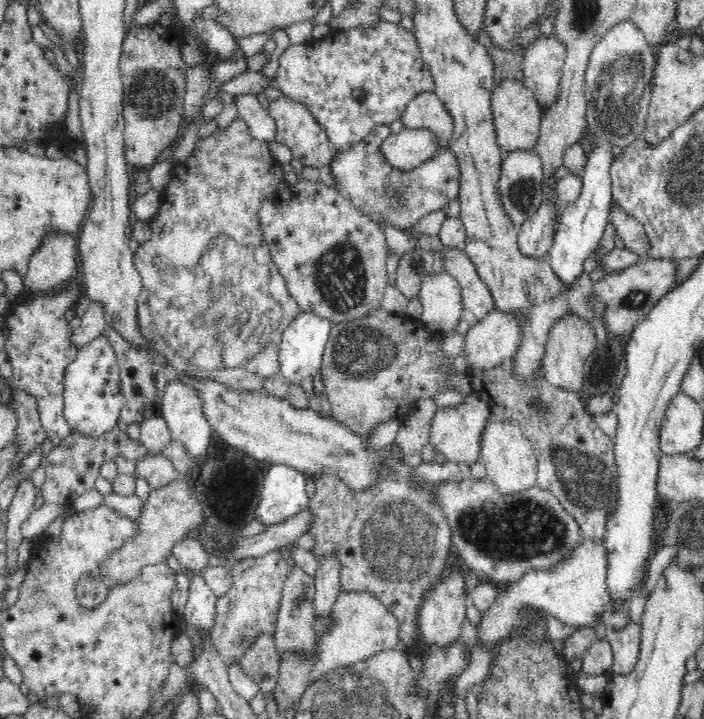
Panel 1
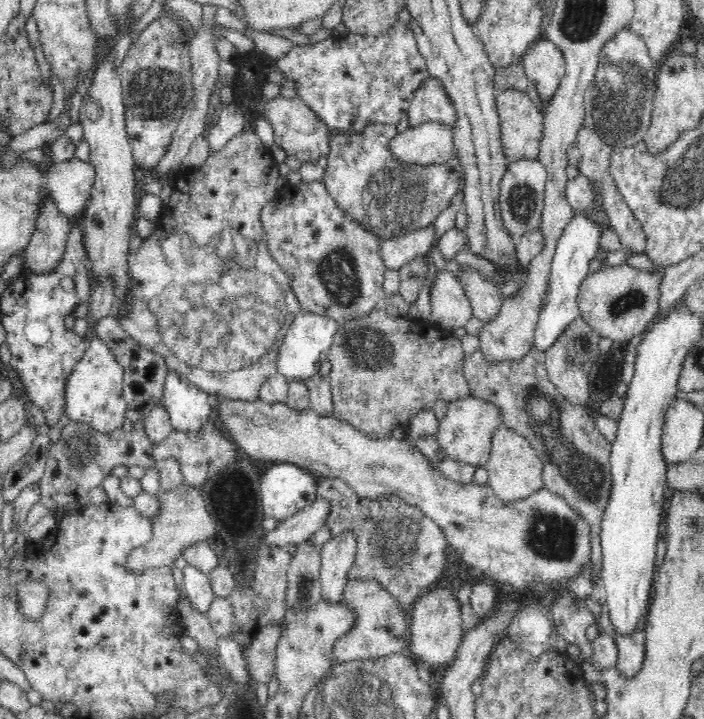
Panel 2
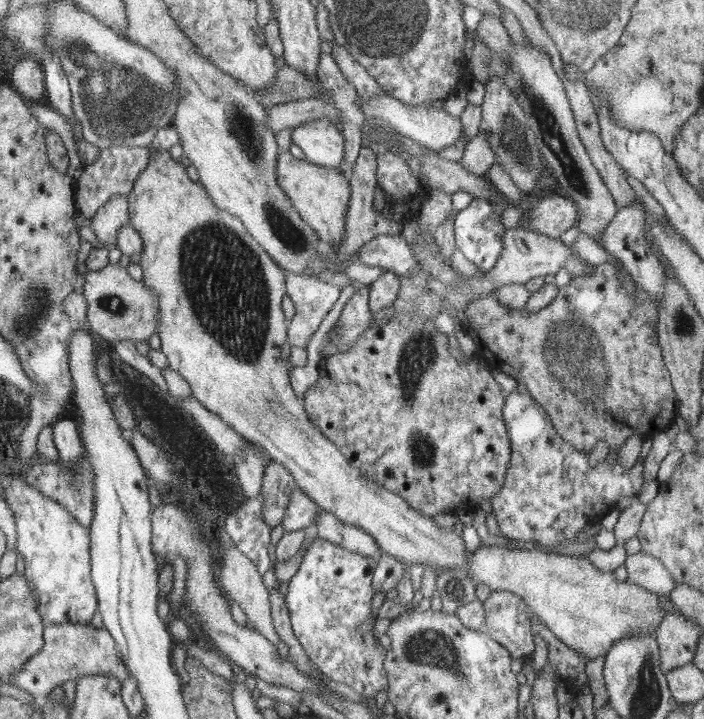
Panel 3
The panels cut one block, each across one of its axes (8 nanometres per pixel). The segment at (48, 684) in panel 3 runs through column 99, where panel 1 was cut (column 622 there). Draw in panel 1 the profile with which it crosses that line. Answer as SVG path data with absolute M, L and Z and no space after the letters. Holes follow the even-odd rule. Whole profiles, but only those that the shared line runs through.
M626 622L620 630L616 630L614 626L607 626L605 639L612 646L612 655L614 655L614 664L610 673L626 675L636 667L640 656L640 634L641 626L631 622Z

